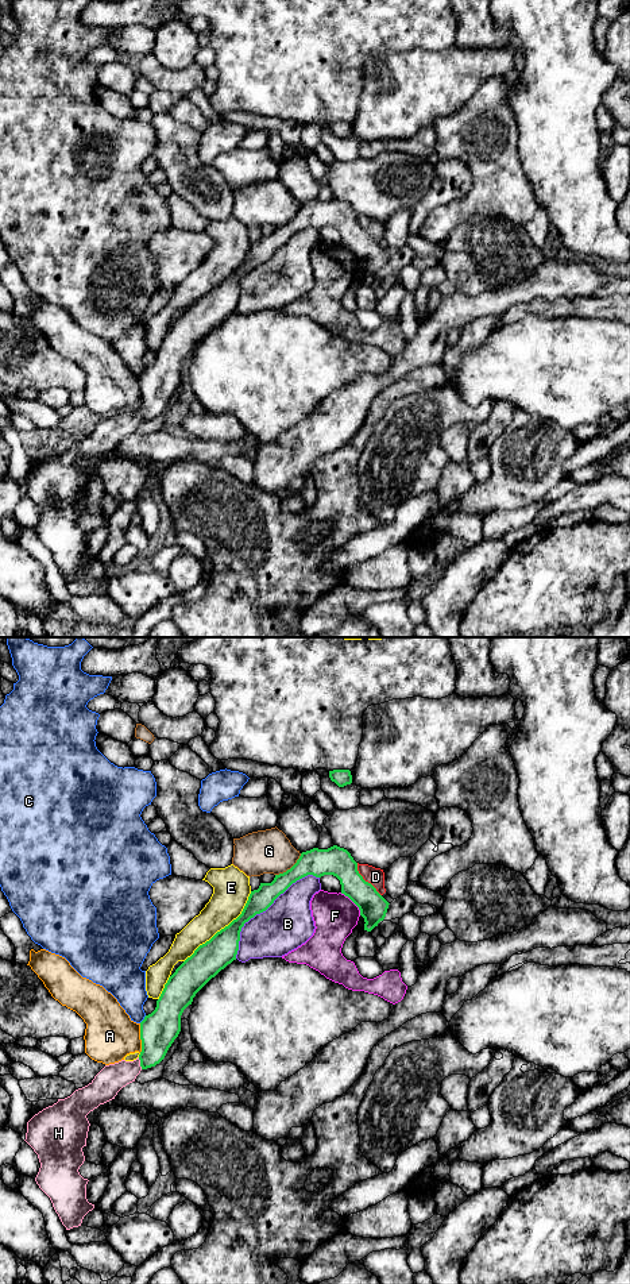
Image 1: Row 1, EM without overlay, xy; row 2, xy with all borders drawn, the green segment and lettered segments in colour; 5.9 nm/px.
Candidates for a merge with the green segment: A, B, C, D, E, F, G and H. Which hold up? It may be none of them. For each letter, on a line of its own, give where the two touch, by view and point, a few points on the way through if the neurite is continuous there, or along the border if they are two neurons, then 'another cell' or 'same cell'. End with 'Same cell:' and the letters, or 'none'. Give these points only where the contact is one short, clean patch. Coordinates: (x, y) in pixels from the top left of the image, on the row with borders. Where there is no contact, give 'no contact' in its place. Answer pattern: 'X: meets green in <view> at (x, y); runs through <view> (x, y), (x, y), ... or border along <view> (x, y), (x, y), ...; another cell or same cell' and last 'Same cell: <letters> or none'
A: meets green in xy at (140, 1038); another cell
B: meets green in xy at (265, 910); another cell
C: meets green in xy at (143, 1020); another cell
D: meets green in xy at (364, 880); border along xy (356, 863), (358, 872), (381, 895); another cell
E: meets green in xy at (224, 928); another cell
F: meets green in xy at (352, 901); another cell
G: meets green in xy at (290, 868); another cell
H: meets green in xy at (140, 1063); same cell
Same cell: H

